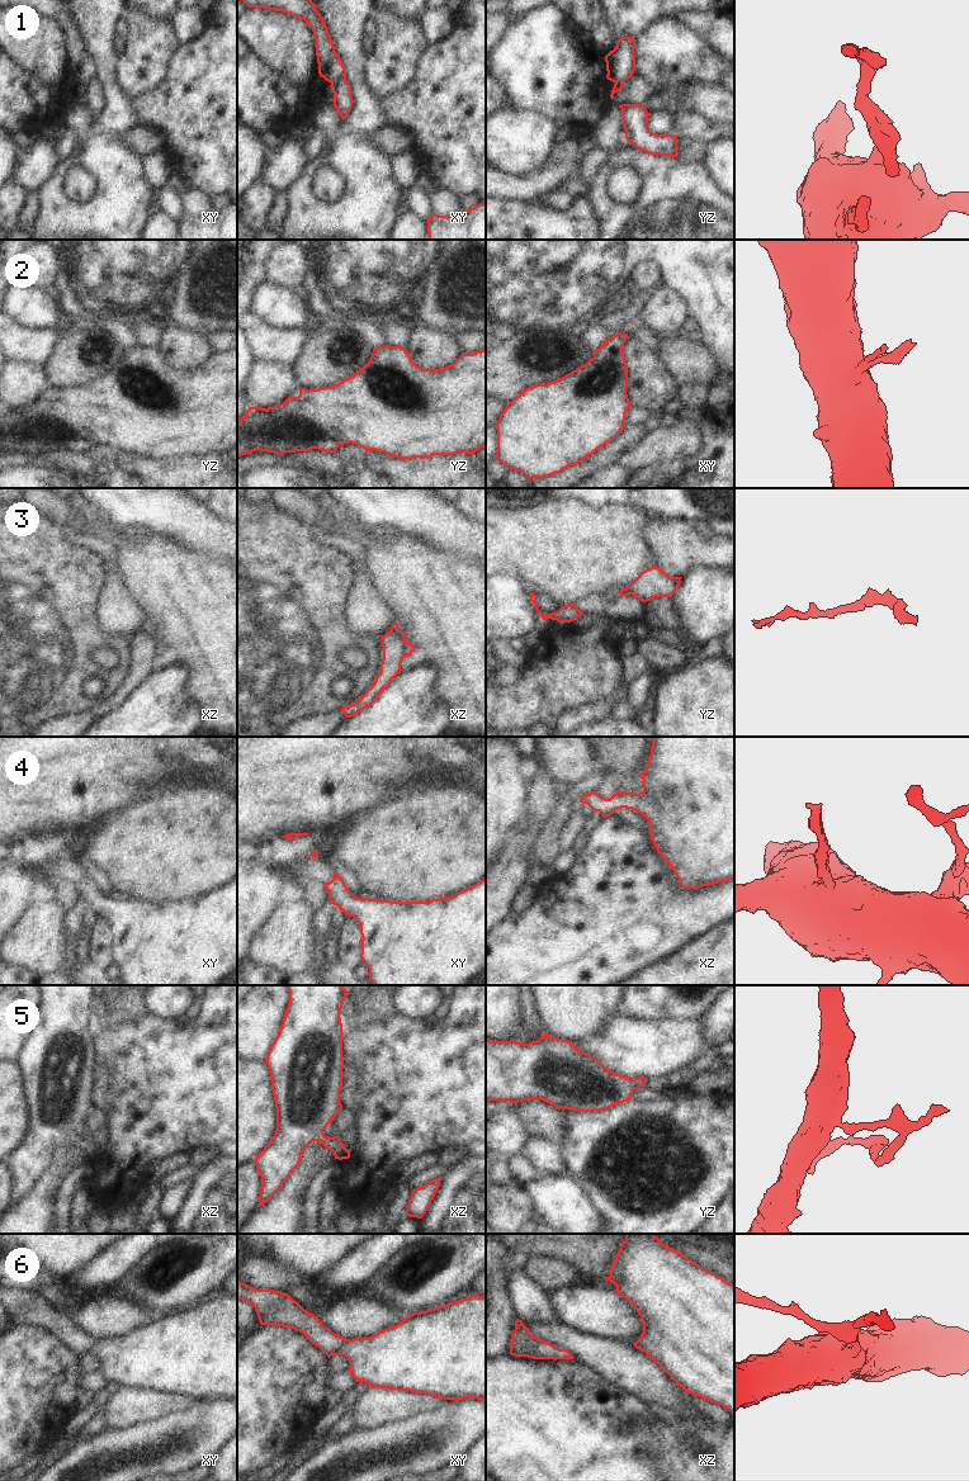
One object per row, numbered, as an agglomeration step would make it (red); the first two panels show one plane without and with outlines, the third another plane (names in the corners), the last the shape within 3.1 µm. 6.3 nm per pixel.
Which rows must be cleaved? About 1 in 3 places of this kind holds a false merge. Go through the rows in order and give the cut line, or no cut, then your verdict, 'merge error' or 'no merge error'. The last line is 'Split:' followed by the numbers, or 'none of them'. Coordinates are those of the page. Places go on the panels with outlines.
1: cut none; no merge error
2: cut none; no merge error
3: cut xz (391, 629), (403, 640), (405, 656); merge error
4: cut none; no merge error
5: cut none; no merge error
6: cut none; no merge error
Split: 3

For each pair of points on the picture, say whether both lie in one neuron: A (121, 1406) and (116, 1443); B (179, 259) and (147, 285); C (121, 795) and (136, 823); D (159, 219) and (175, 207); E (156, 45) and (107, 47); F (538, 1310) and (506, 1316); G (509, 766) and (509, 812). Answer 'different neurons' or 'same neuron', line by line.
A: different neurons
B: same neuron
C: different neurons
D: different neurons
E: different neurons
F: different neurons
G: same neuron

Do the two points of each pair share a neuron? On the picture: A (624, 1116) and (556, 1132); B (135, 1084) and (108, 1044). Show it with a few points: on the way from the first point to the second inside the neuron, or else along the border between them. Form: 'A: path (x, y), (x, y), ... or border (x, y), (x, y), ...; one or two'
A: border (561, 1110), (565, 1117), (565, 1134), (558, 1143); two
B: path (135, 1074), (135, 1070), (118, 1054); one

